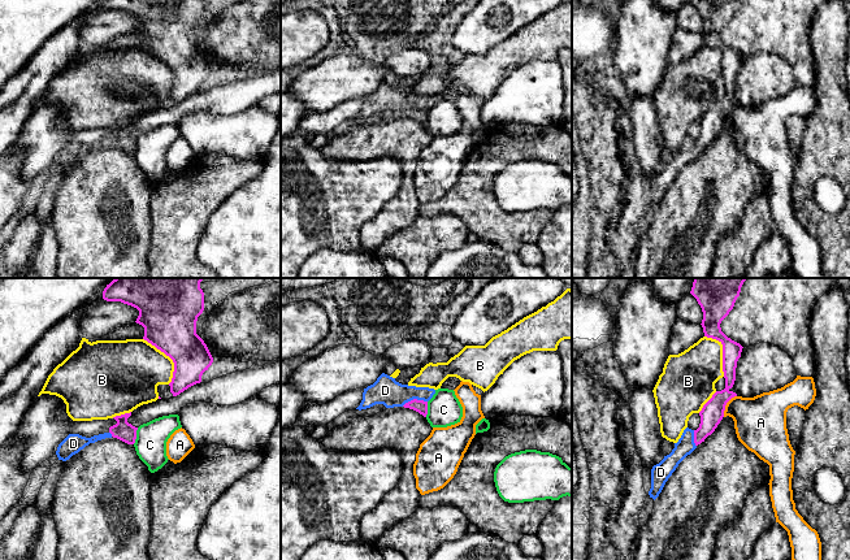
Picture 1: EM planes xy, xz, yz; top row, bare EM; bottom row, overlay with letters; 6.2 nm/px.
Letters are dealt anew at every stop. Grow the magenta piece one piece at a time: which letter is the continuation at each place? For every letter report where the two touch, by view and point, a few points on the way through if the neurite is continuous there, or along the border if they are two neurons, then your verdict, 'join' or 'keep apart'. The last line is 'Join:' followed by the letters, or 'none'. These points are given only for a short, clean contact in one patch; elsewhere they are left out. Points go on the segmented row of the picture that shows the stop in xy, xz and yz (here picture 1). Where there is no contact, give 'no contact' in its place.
A: yz (725, 404) | along yz (736, 395), (727, 403), (723, 416) | keep apart
B: xy (169, 356) | keep apart
C: xy (135, 435) | keep apart
D: xz (413, 399) | across xz (419, 406), (413, 399), (385, 390) | join
Join: D

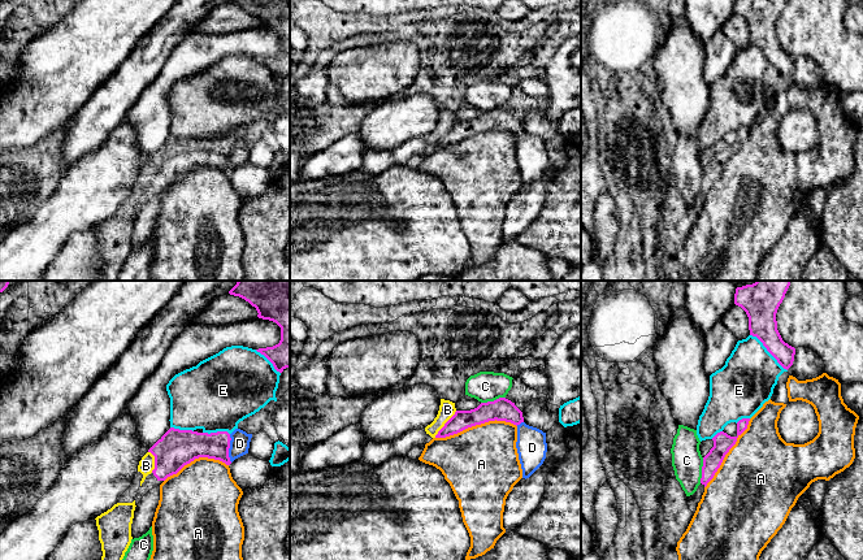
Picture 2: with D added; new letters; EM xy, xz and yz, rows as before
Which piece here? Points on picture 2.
A: xz (476, 424) | keep apart
B: xz (445, 424) | across xz (462, 420), (445, 424), (447, 409) | join
C: yz (702, 470) | keep apart
D: xy (229, 447) | keep apart
E: yz (767, 350) | keep apart
Join: B

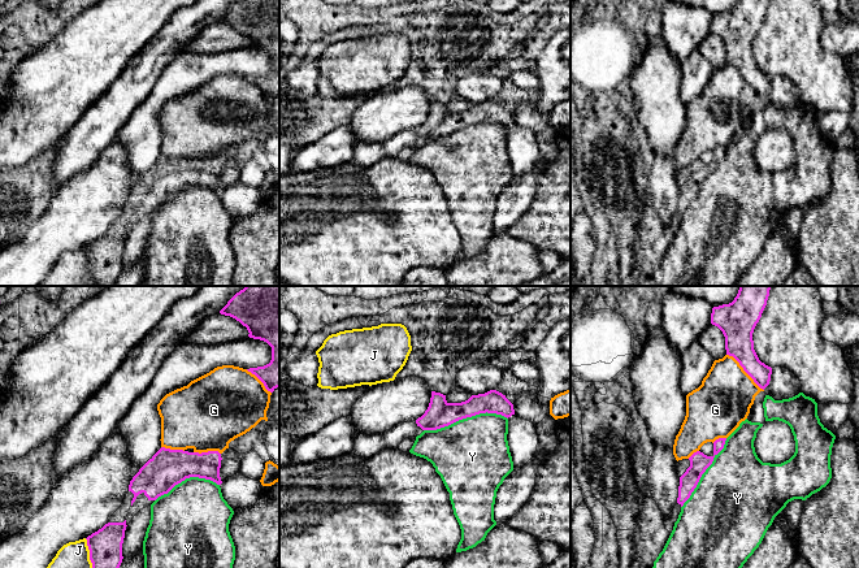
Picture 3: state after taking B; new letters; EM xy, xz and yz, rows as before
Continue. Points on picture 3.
G: yz (743, 369) | keep apart
J: xy (90, 553) | keep apart
Y: xz (465, 417) | keep apart
Join: none

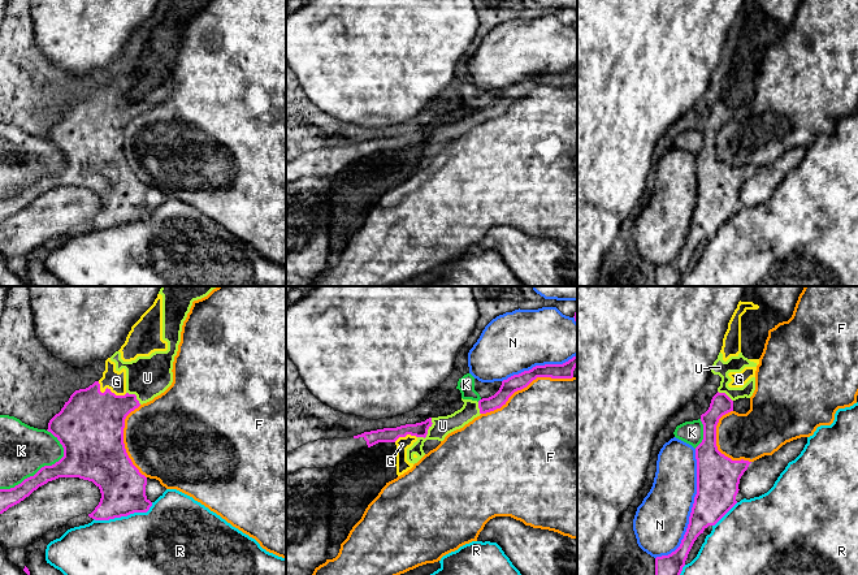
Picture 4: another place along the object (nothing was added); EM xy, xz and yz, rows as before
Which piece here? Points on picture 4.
F: xz (527, 385) | keep apart
G: xy (109, 389) | along xy (98, 381), (102, 392), (108, 388), (116, 394), (126, 393) | keep apart
K: xy (42, 467) | keep apart
N: yz (692, 509) | keep apart
R: xy (124, 515) | keep apart
U: xz (427, 431) | keep apart
Join: none

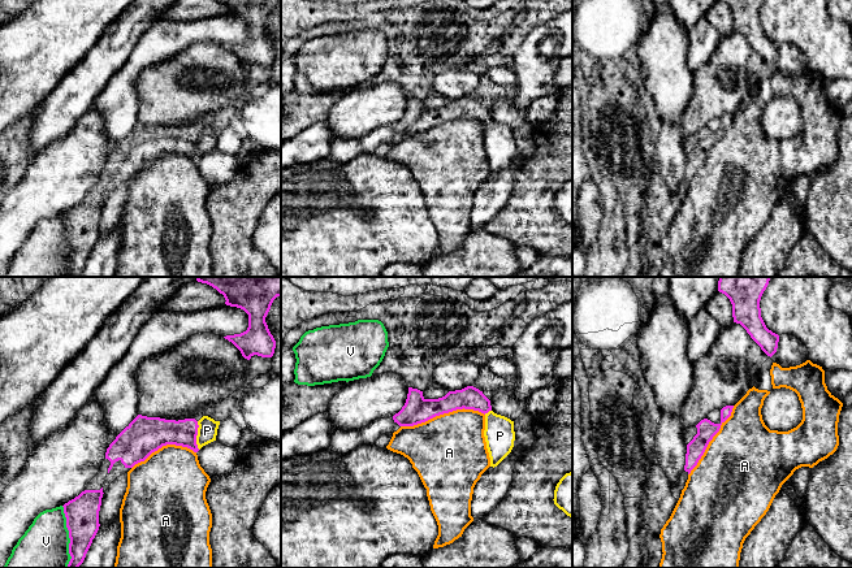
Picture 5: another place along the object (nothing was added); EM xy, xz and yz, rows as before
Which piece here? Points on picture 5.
A: xz (442, 413) | keep apart
P: xy (197, 434) | keep apart
V: xy (69, 537) | keep apart
Join: none

